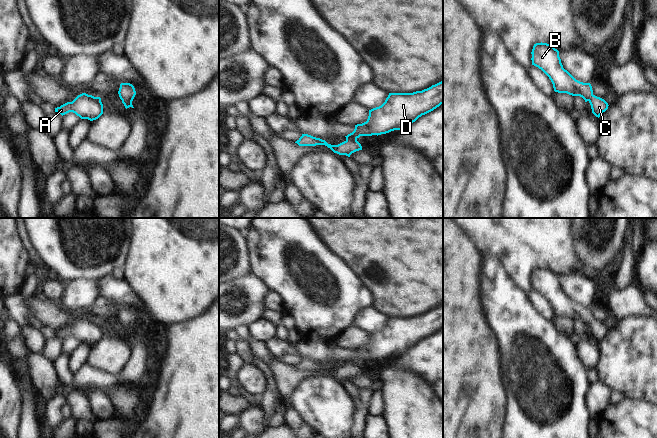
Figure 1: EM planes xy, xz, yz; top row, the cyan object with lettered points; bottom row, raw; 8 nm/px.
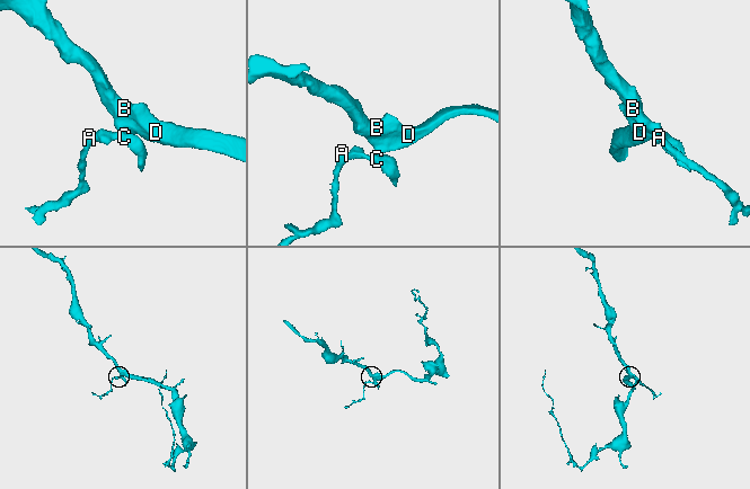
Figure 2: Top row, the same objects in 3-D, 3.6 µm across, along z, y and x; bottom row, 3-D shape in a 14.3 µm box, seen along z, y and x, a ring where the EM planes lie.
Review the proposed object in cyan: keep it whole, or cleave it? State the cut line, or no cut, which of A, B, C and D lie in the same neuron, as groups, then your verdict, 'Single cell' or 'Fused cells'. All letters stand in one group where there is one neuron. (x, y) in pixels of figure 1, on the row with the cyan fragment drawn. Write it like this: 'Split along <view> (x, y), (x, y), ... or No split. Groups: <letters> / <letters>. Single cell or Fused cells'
No split. Groups: A B C D. Single cell

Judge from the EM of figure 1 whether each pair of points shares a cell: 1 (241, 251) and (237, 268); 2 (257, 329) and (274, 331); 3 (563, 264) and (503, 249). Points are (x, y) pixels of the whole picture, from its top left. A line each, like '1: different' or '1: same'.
1: same
2: same
3: same

